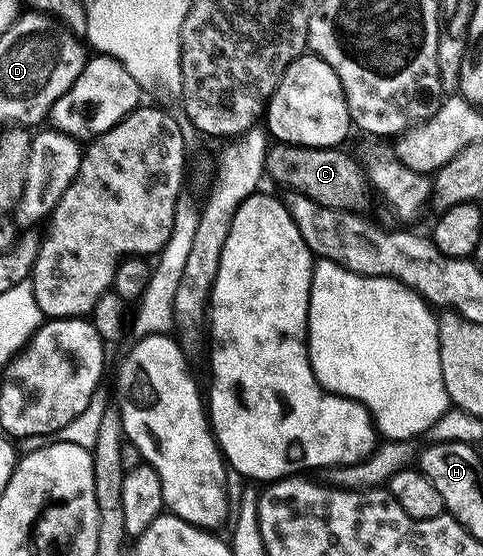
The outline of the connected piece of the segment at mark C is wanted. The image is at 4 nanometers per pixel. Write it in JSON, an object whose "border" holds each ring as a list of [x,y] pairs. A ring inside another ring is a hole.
{"border":[[[274,143],[265,159],[265,175],[279,187],[290,188],[290,193],[306,196],[319,206],[339,208],[343,202],[349,206],[357,206],[355,204],[361,204],[365,200],[367,181],[358,161],[356,164],[347,153],[341,151],[345,150],[340,147],[308,148]]]}

